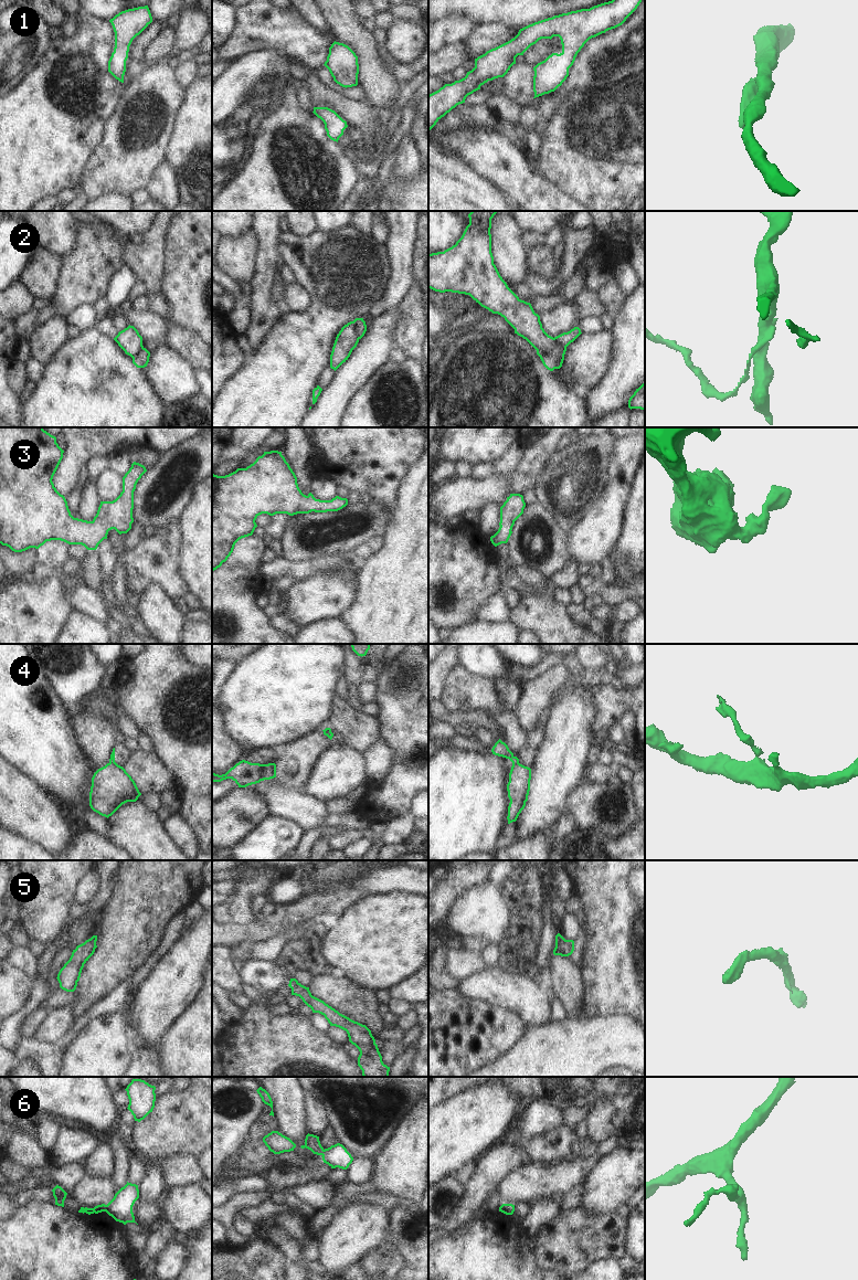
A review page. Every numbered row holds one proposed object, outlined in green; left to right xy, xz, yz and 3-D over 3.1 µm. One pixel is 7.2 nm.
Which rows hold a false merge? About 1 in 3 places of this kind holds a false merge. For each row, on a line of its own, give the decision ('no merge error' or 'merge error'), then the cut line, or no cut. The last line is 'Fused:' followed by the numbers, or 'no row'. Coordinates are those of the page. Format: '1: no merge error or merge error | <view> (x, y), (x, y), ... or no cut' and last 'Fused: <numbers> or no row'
1: no merge error | no cut
2: merge error | yz (537, 349), (549, 352), (555, 359), (557, 367)
3: no merge error | no cut
4: merge error | yz (512, 762), (518, 763)
5: no merge error | no cut
6: merge error | xy (106, 1205), (104, 1210)
Fused: 2, 4, 6

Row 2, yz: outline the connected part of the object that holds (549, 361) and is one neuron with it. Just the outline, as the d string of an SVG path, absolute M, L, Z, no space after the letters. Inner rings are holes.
M537 350L537 355L548 370L553 371L557 368L557 359L550 352Z

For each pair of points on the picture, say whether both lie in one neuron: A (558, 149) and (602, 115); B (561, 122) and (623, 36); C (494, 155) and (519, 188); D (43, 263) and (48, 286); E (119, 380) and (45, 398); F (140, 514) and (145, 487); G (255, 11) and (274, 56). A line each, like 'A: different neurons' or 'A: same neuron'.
A: same neuron
B: different neurons
C: same neuron
D: same neuron
E: same neuron
F: same neuron
G: different neurons

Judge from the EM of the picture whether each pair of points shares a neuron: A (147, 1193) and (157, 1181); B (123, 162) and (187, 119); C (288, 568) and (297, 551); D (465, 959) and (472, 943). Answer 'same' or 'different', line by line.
A: same
B: different
C: different
D: different

